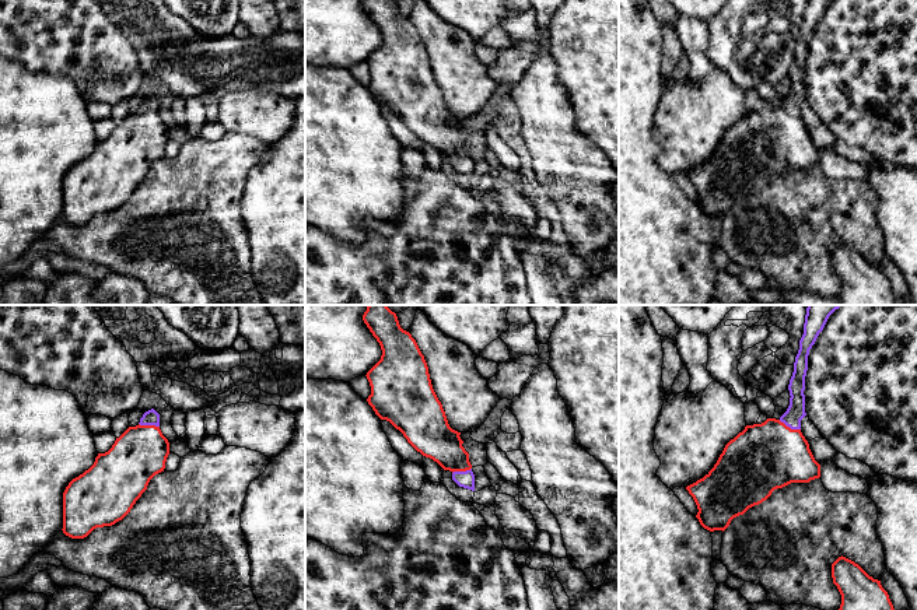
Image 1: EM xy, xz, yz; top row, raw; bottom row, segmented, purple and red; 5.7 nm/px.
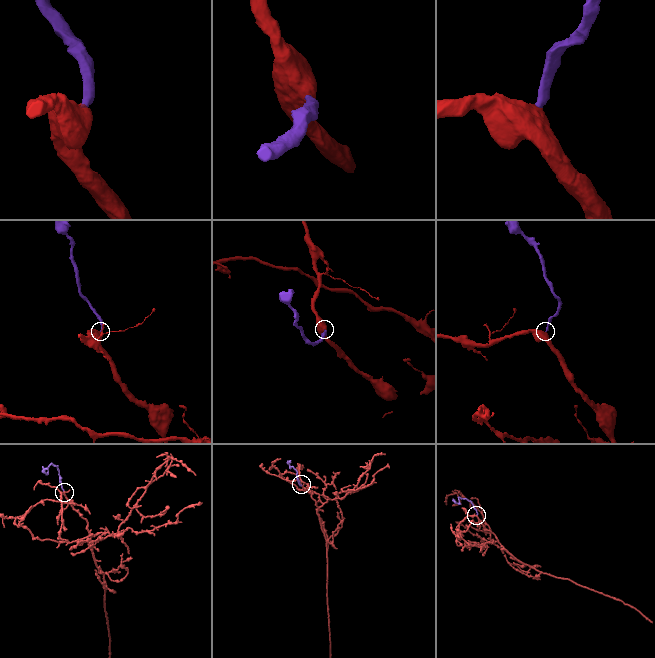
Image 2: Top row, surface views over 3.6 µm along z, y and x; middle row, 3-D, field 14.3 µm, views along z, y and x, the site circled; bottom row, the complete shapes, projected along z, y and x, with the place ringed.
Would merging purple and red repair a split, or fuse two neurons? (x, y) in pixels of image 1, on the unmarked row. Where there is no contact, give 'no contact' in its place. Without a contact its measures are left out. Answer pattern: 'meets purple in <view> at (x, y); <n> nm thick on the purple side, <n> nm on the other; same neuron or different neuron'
meets purple in yz at (790, 114); 110 nm thick on the purple side, 380 nm on the other; same neuron

